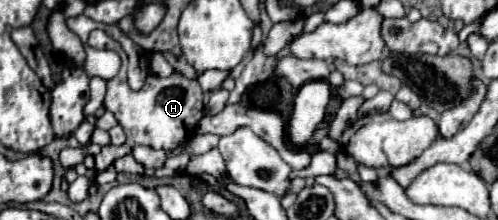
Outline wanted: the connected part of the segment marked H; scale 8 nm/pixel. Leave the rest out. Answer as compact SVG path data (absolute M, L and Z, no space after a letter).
M94 29L90 33L88 45L92 45L94 49L112 49L121 57L122 64L118 76L107 82L104 107L116 115L118 123L126 131L126 139L130 145L148 145L152 149L172 151L194 135L198 121L204 115L202 89L198 81L186 79L180 73L172 73L170 77L150 75L140 91L132 91L126 82L127 55L120 49L120 45L102 29Z

